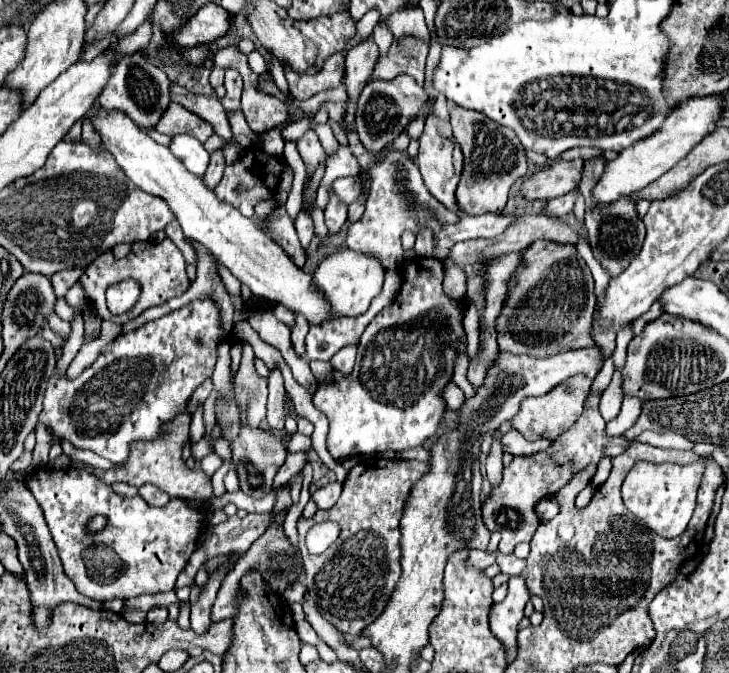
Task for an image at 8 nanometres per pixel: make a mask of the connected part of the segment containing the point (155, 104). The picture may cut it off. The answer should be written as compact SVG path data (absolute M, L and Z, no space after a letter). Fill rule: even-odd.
M132 54L132 56L124 56L120 62L112 64L110 78L108 78L104 90L100 92L98 102L104 110L124 112L128 118L134 120L134 124L138 124L140 128L150 132L150 130L154 130L154 126L158 124L158 120L170 106L170 84L172 82L168 80L168 76L162 68L150 64L140 54Z

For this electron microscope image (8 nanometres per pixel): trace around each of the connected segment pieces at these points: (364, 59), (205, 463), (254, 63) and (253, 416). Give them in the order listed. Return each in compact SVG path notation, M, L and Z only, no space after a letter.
M372 38L362 40L356 48L348 50L346 54L346 78L344 84L348 88L348 112L346 112L346 126L344 130L352 128L352 118L354 118L354 108L356 108L356 100L364 88L364 80L368 80L368 76L372 74L372 64L376 64L376 56L378 56L378 46L374 44Z
M213 452L201 459L200 464L206 475L212 477L213 474L221 467L223 462L223 459Z
M257 50L252 51L248 55L248 63L250 68L257 74L261 75L266 71L266 62L261 53Z
M240 338L240 342L244 342L244 352L242 352L242 364L240 364L240 372L236 376L238 380L238 392L236 398L238 400L246 400L248 404L248 418L252 420L252 424L260 424L266 418L266 398L268 398L268 390L266 390L266 380L258 376L256 368L254 368L254 352L252 346Z

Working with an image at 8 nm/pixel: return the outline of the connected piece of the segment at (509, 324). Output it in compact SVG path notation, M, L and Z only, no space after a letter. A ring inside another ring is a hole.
M546 240L534 242L522 252L522 270L516 274L516 284L508 290L502 312L496 318L499 349L512 354L530 354L542 358L564 350L594 346L594 340L590 338L594 306L596 306L594 280L586 262L580 258L578 250L568 246L558 246Z

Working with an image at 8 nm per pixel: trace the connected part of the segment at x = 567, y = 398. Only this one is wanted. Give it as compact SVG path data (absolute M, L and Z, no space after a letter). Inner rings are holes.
M578 374L578 376L572 376L568 378L566 382L558 384L556 388L552 388L548 394L544 396L532 396L532 398L526 398L522 404L520 404L520 410L518 414L510 420L510 426L514 430L518 430L526 440L540 440L540 438L546 438L546 440L556 440L562 432L566 432L576 420L578 416L582 414L582 408L584 408L584 400L588 398L590 394L590 386L592 386L592 380L584 374Z

